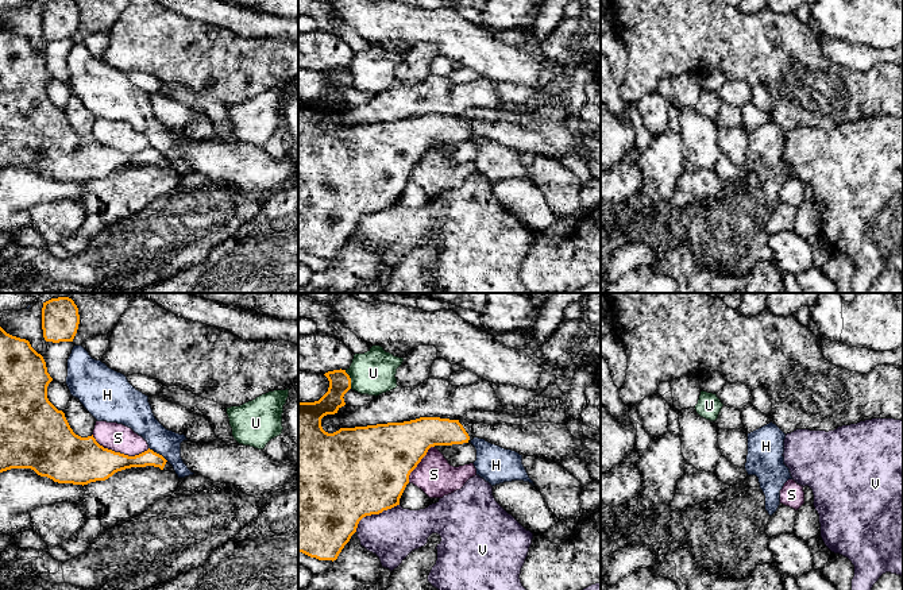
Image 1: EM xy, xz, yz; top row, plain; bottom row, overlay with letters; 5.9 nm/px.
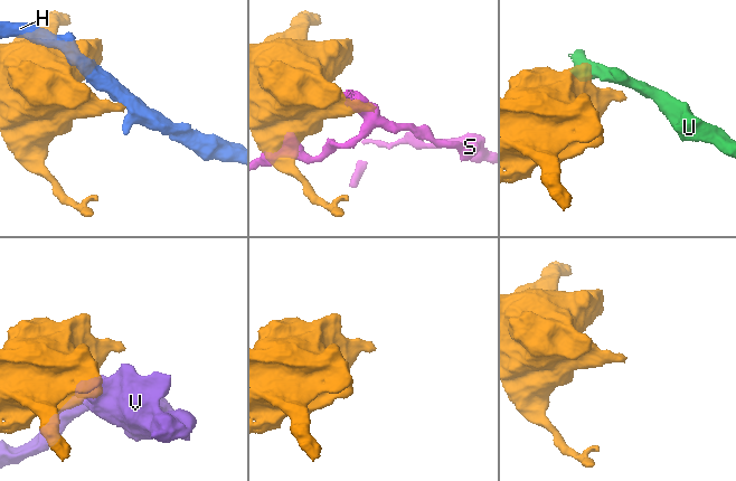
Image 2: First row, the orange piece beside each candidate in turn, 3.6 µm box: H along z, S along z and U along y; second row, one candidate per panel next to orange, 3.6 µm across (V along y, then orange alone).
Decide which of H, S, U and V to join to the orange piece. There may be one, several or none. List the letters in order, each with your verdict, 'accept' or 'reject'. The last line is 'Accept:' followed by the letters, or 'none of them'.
H: reject
S: reject
U: reject
V: reject
Accept: none of them

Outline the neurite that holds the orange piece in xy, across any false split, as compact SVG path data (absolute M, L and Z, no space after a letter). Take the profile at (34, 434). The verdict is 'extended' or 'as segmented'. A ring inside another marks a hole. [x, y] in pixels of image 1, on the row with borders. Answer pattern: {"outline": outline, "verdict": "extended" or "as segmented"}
{"outline": "M0 327L0 473L31 468L54 482L82 486L105 481L115 473L131 467L154 466L175 474L173 466L150 448L128 456L104 448L93 435L88 437L76 435L65 413L47 398L47 386L51 381L43 356L30 342L12 336Z", "verdict": "extended"}

